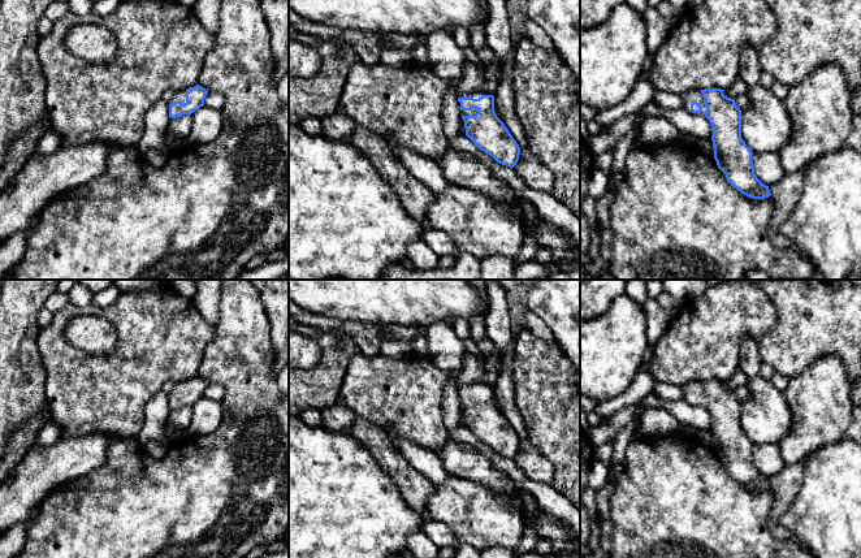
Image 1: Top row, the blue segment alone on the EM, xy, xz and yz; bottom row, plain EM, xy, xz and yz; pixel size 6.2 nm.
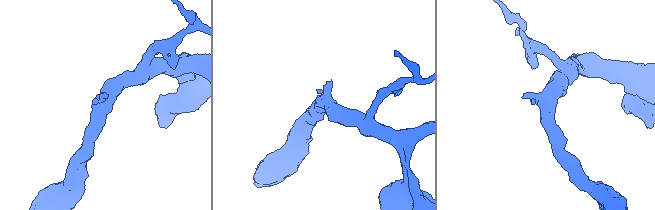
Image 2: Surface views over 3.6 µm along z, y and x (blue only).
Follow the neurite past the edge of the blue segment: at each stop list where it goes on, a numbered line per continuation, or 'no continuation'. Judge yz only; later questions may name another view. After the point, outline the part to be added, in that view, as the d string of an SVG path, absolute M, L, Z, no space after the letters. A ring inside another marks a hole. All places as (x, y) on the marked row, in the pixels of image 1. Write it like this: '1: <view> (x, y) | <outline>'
1: yz (688, 98) | M700 90L689 91L689 92L687 92L687 94L683 96L683 107L684 107L684 109L685 109L687 112L689 112L689 113L692 113L692 114L693 114L693 112L691 111L691 104L692 104L693 101L697 101L697 103L701 105L702 111L701 111L700 114L705 116L706 107L705 107L705 103L704 103L704 96L702 96L702 94L701 94Z

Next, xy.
1: xy (180, 95) | M186 90L174 92L173 99L168 103L168 107L170 105L172 101L181 101L185 104L186 103Z

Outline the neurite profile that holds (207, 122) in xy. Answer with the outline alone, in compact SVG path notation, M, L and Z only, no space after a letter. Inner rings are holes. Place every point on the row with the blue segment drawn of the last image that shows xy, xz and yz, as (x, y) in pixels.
M200 107L192 113L192 126L187 137L191 146L215 140L221 133L224 116L221 111Z

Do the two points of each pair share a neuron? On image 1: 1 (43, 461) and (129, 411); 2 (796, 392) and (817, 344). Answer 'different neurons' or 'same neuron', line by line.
1: different neurons
2: different neurons

